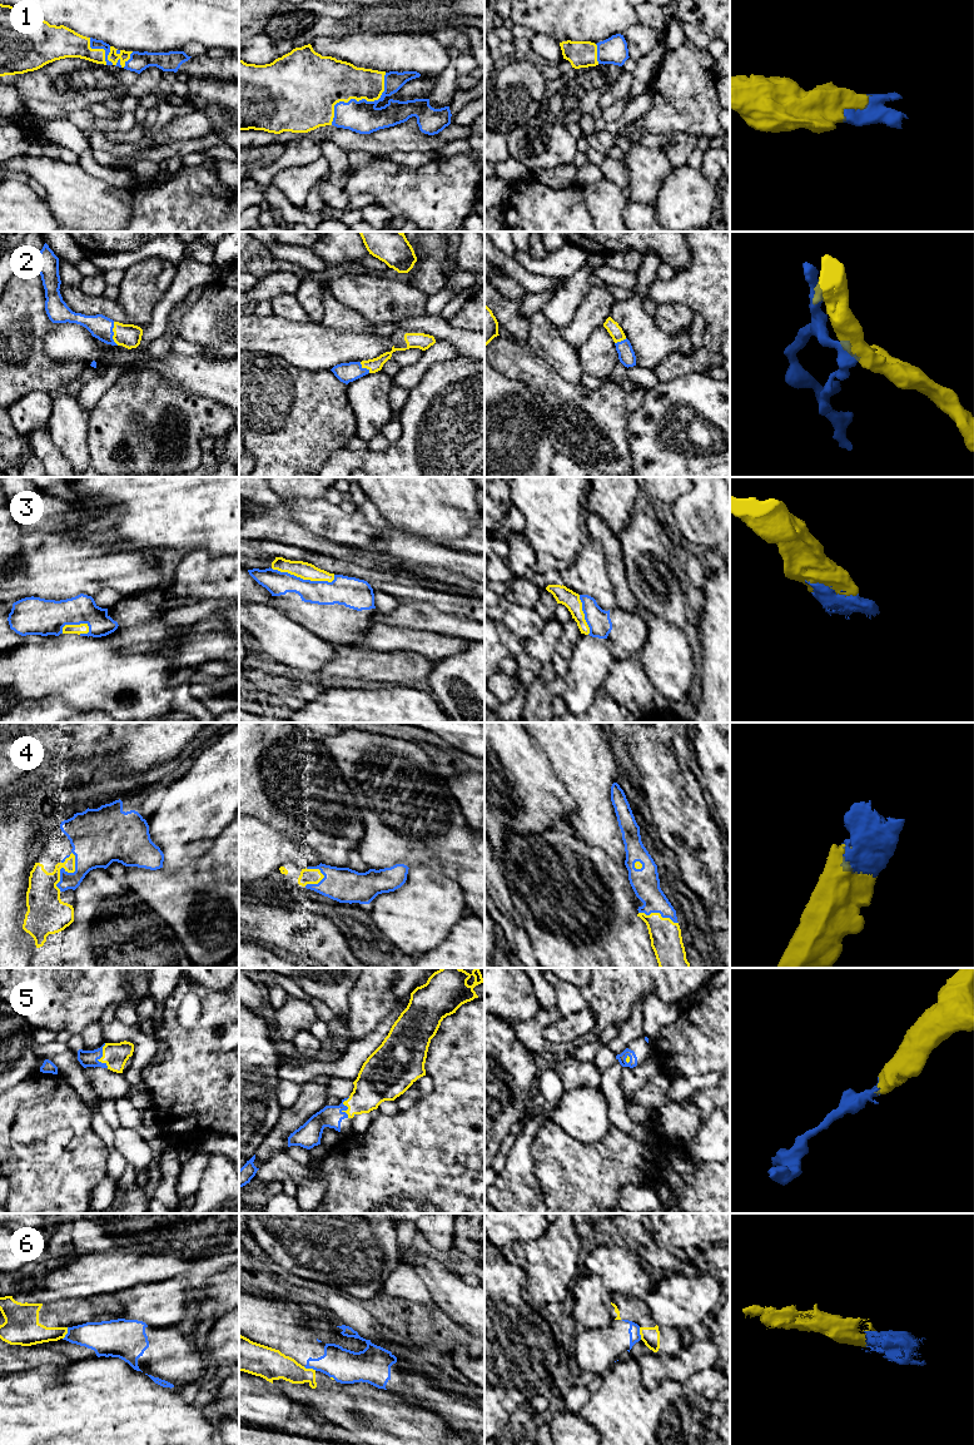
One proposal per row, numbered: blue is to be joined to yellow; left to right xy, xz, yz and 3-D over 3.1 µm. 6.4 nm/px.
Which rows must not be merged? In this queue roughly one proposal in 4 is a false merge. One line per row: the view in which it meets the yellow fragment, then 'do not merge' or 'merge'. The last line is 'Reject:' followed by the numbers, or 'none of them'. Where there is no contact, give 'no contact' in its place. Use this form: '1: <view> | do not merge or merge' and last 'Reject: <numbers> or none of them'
1: xz | merge
2: xy | merge
3: xz | merge
4: xy | merge
5: xy | merge
6: xz | do not merge
Reject: 6

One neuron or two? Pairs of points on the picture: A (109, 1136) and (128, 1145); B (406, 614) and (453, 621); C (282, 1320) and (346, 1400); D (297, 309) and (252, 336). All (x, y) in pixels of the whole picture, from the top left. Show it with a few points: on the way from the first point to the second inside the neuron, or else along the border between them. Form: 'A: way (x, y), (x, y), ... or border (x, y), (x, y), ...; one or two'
A: border (113, 1131), (115, 1148), (128, 1163); two
B: way (417, 616), (442, 621); one
C: border (278, 1349), (303, 1366); two
D: border (273, 313), (291, 319), (309, 322); two

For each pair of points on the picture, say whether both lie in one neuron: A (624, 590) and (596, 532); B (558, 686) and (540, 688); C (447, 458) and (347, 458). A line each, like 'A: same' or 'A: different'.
A: same
B: different
C: same

